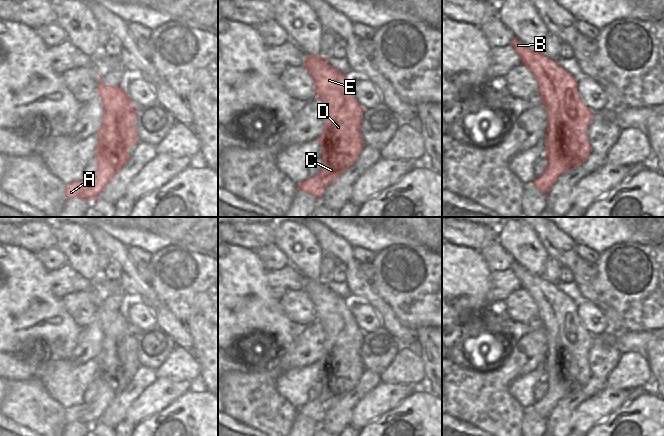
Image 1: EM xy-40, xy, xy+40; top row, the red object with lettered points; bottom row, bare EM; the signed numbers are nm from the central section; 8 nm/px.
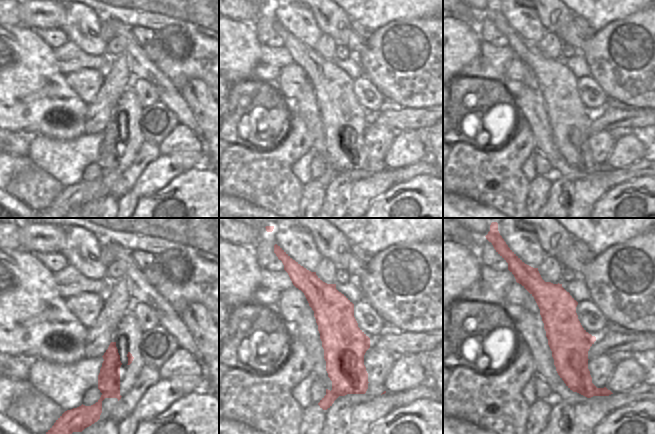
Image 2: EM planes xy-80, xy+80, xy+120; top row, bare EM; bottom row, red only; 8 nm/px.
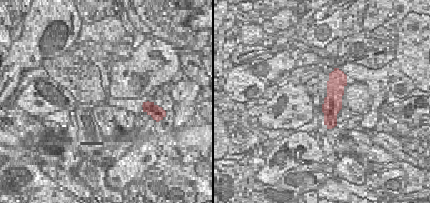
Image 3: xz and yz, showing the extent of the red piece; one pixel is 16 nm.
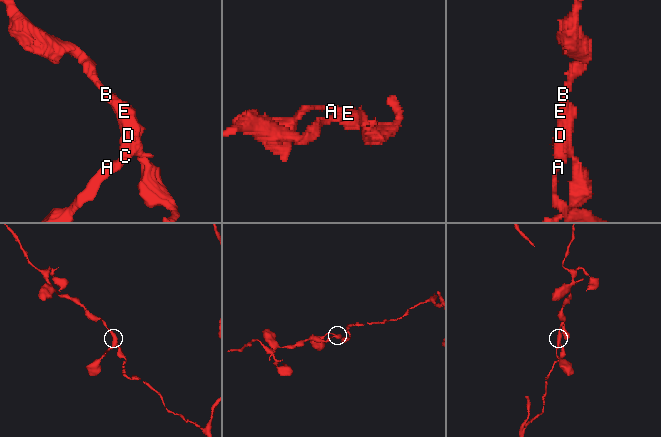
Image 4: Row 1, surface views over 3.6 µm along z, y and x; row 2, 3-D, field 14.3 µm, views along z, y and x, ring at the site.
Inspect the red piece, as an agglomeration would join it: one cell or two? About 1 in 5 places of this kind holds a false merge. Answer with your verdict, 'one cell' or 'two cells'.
one cell

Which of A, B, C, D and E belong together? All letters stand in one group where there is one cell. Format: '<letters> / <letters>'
A B C D E

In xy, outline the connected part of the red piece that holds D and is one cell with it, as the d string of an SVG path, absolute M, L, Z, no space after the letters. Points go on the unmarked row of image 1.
M305 279L303 288L314 308L315 318L325 332L325 346L319 360L321 370L321 394L297 409L297 415L308 417L319 424L327 412L359 382L365 368L361 358L364 332L357 326L352 314L351 303L334 293L322 279Z

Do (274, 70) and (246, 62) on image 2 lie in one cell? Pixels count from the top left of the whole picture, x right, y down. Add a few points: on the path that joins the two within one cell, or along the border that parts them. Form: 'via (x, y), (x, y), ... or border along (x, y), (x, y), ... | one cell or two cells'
border along (262, 44), (260, 47), (260, 58), (251, 77) | two cells

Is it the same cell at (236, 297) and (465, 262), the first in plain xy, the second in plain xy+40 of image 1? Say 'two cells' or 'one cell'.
one cell

